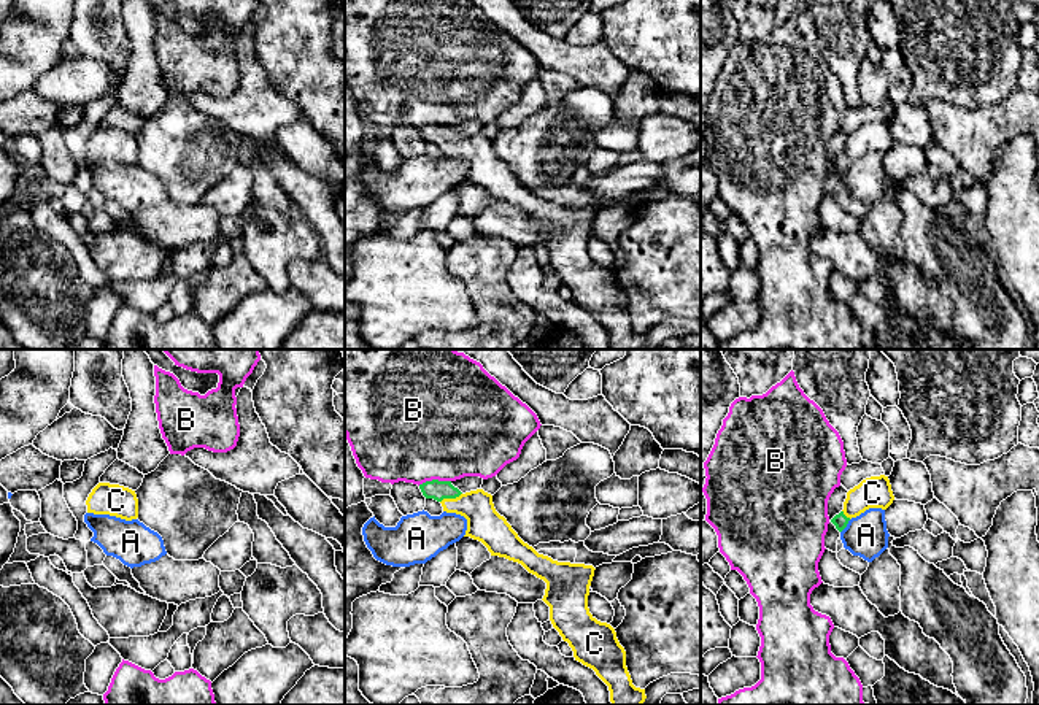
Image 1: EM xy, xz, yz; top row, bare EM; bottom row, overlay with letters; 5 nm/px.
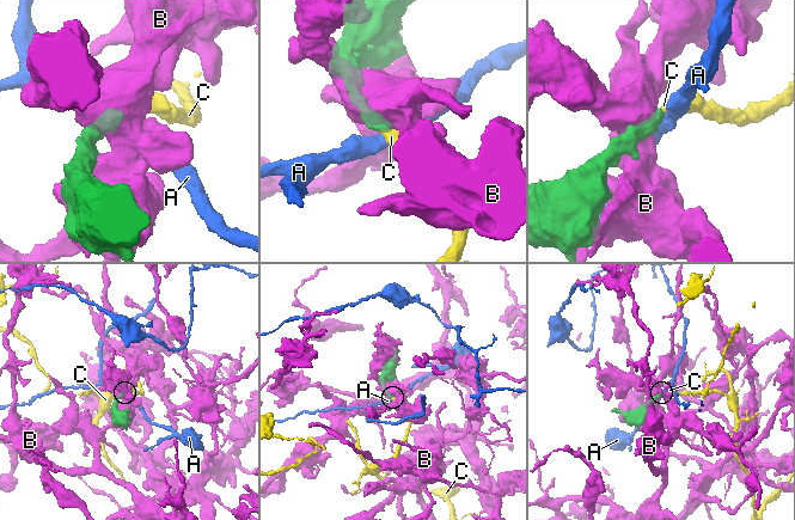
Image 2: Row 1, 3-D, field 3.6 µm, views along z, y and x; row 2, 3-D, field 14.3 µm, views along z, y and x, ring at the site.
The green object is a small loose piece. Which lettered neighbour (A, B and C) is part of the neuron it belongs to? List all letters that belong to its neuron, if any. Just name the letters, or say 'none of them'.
C

